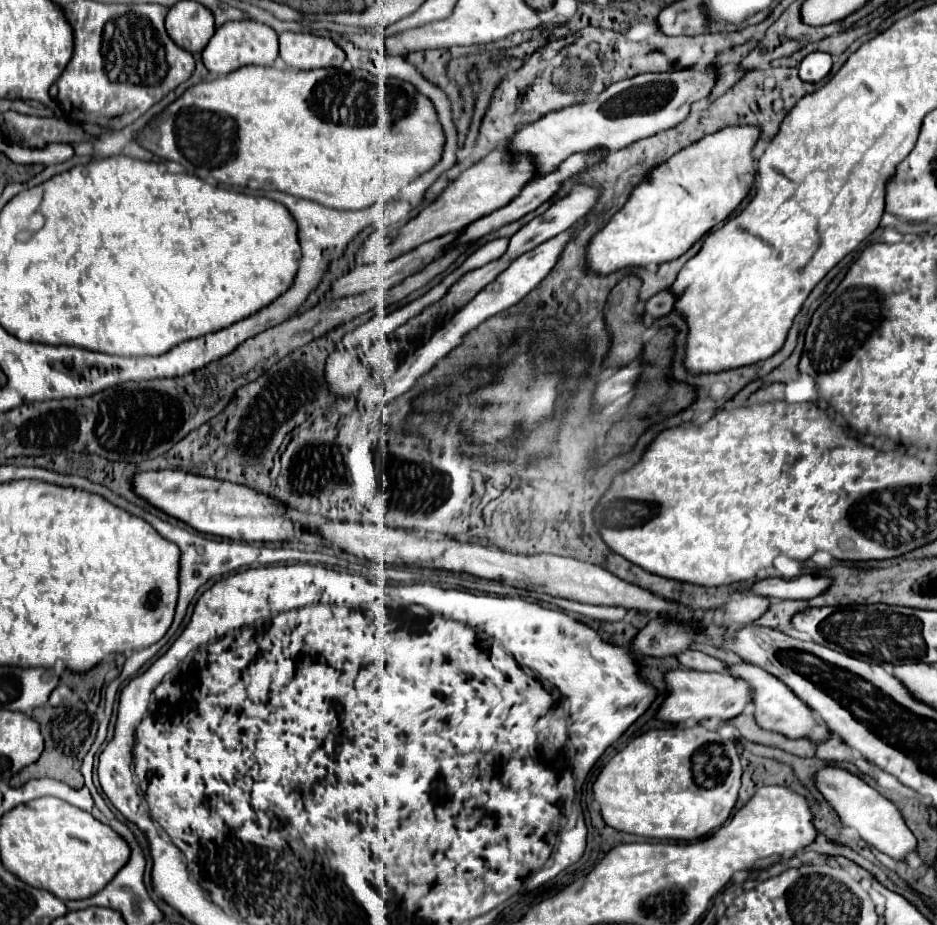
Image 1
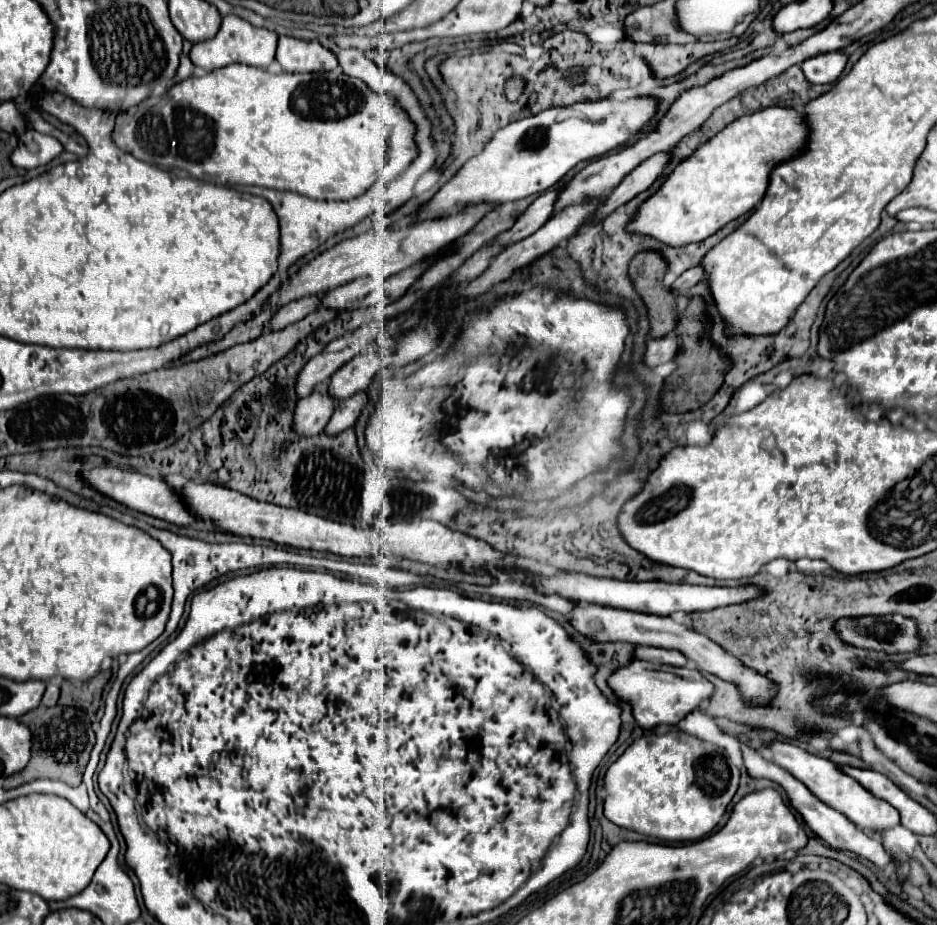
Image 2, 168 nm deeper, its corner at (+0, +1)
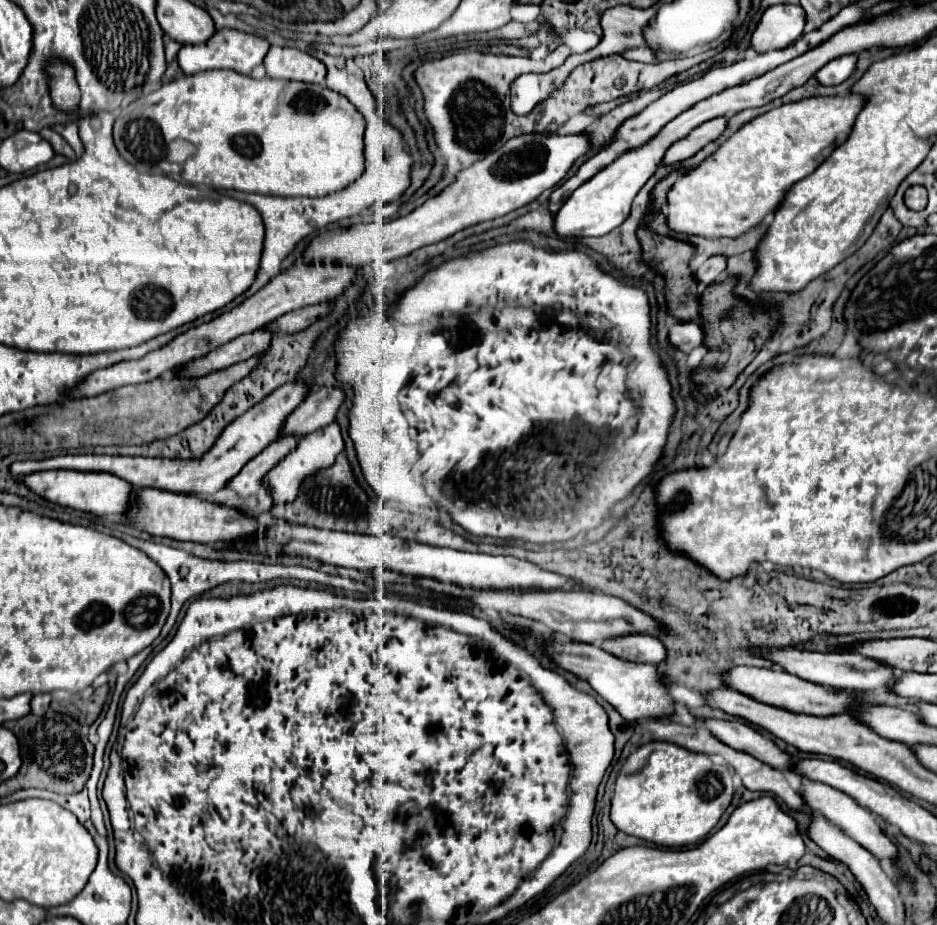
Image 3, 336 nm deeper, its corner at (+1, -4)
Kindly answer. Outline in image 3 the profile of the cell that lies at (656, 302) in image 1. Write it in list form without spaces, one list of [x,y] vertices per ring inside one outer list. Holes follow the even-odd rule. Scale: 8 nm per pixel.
[[[712,256],[712,258],[708,258],[708,260],[696,270],[694,278],[696,278],[698,282],[712,284],[714,278],[716,278],[724,268],[726,268],[726,258],[724,258],[724,256]]]

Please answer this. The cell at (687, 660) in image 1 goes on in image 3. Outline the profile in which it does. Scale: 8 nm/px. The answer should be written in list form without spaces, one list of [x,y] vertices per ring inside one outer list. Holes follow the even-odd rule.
[[[632,634],[624,638],[614,638],[602,642],[602,648],[622,660],[630,662],[646,662],[646,664],[662,664],[666,662],[666,646],[658,642],[654,636]]]

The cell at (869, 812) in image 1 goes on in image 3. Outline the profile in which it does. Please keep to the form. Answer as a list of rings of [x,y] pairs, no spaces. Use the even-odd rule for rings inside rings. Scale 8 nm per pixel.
[[[704,720],[704,726],[720,738],[724,744],[748,752],[760,762],[766,762],[768,766],[774,766],[778,770],[790,770],[794,766],[794,760],[790,754],[782,752],[770,738],[762,736],[760,732],[752,730],[750,726],[742,722],[724,722],[724,720]]]

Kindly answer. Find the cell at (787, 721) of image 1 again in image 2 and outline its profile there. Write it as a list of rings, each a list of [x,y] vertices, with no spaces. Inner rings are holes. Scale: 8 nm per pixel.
[[[579,603],[573,605],[569,613],[569,623],[577,633],[583,637],[589,637],[591,641],[625,641],[633,645],[653,645],[653,647],[663,647],[663,649],[677,649],[681,651],[687,659],[695,661],[701,671],[713,673],[717,677],[723,677],[725,681],[735,681],[741,687],[743,697],[753,703],[753,705],[765,705],[773,699],[775,695],[775,685],[769,683],[763,675],[747,669],[731,653],[721,649],[717,643],[707,639],[705,635],[673,621],[671,617],[661,617],[661,615],[651,615],[651,613],[639,613],[639,611],[629,611],[629,609],[615,609],[615,607],[605,607],[597,603]]]

